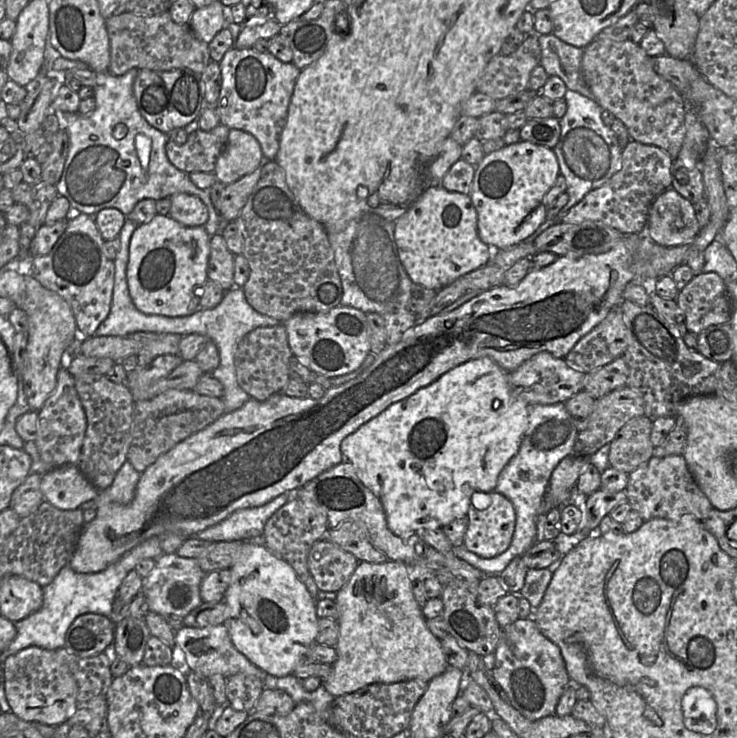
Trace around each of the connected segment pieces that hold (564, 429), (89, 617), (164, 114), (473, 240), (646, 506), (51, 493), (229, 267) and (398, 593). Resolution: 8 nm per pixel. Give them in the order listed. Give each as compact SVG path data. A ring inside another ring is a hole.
M564 403L529 405L528 427L518 452L499 474L494 489L512 502L516 512L516 525L510 546L505 552L492 558L480 557L464 545L452 546L451 552L482 571L484 575L499 575L515 557L529 550L537 542L537 516L552 472L562 459L573 454L578 433Z
M86 613L78 616L66 632L65 648L78 657L111 651L115 623L110 617Z
M141 69L133 82L133 94L145 120L166 134L175 128L185 128L186 125L198 119L201 111L207 105L201 74L189 69L169 71Z
M433 185L428 188L421 197L414 203L414 205L398 220L394 222L394 240L398 251L399 259L402 263L404 270L414 284L421 285L423 287L438 291L457 280L459 277L468 274L474 270L477 270L486 264L489 264L491 258L494 255L495 249L490 249L485 243L483 243L478 236L477 229L477 212L472 204L472 201L468 195L464 195L457 192L448 192L440 185Z
M682 455L663 458L652 456L646 463L628 474L625 492L632 510L637 511L644 522L653 518L679 520L684 516L695 516L705 520L713 506L697 485Z
M77 465L57 467L42 475L41 491L44 500L62 510L76 509L100 494Z
M214 234L210 238L210 256L208 262L208 278L217 282L224 291L235 286L234 282L235 255L227 247L221 234Z
M387 560L383 563L372 563L366 561L359 561L355 571L347 581L347 583L337 591L335 602L339 611L339 634L337 644L335 645L337 651L337 659L331 665L332 671L330 676L322 684L334 697L342 696L354 692L373 683L391 684L409 680L419 680L429 682L435 676L440 675L448 668L448 663L442 649L440 640L429 630L427 626L427 619L423 615L422 607L416 601L412 588L412 574L411 569L417 569L417 565L407 565L401 561Z

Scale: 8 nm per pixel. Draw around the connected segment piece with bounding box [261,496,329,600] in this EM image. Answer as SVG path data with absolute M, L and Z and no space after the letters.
M292 497L266 522L261 541L275 556L285 560L295 571L298 579L306 586L310 595L318 600L318 587L309 572L307 558L312 545L326 538L328 520L322 508L312 502L303 502Z

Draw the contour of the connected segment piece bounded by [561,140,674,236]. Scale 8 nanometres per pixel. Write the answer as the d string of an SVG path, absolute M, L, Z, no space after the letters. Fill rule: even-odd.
M630 140L622 152L622 164L603 186L584 196L561 218L564 224L602 222L623 234L645 235L650 207L657 196L672 187L674 160L664 150Z

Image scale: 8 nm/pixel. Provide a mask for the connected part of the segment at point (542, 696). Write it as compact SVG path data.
M532 616L518 618L503 627L494 654L493 676L512 705L525 718L536 721L555 714L558 700L569 685L570 678L560 648L540 631Z

